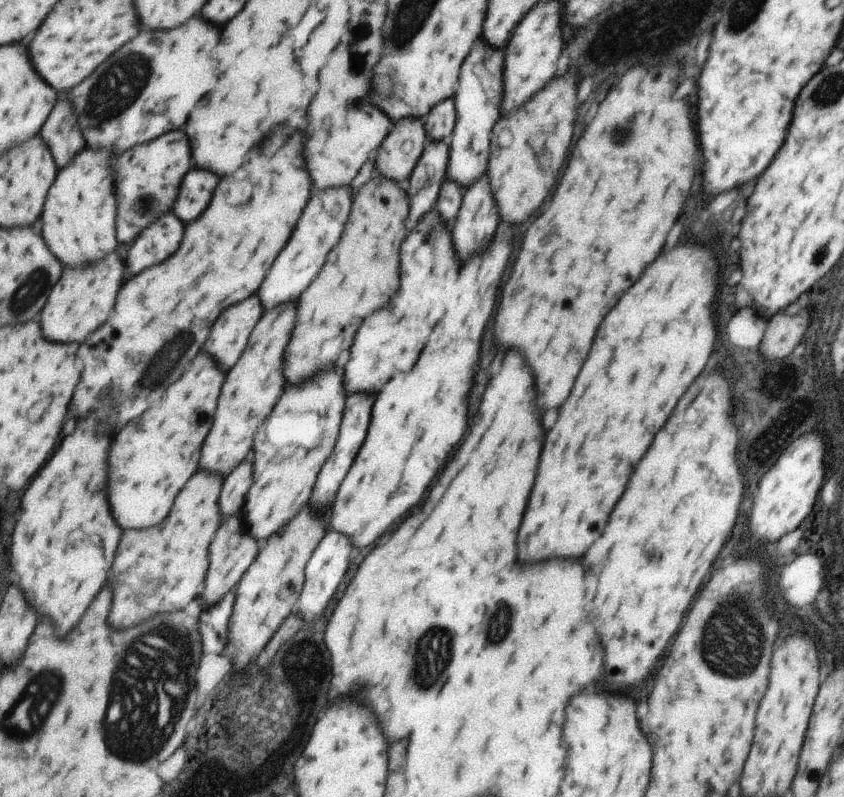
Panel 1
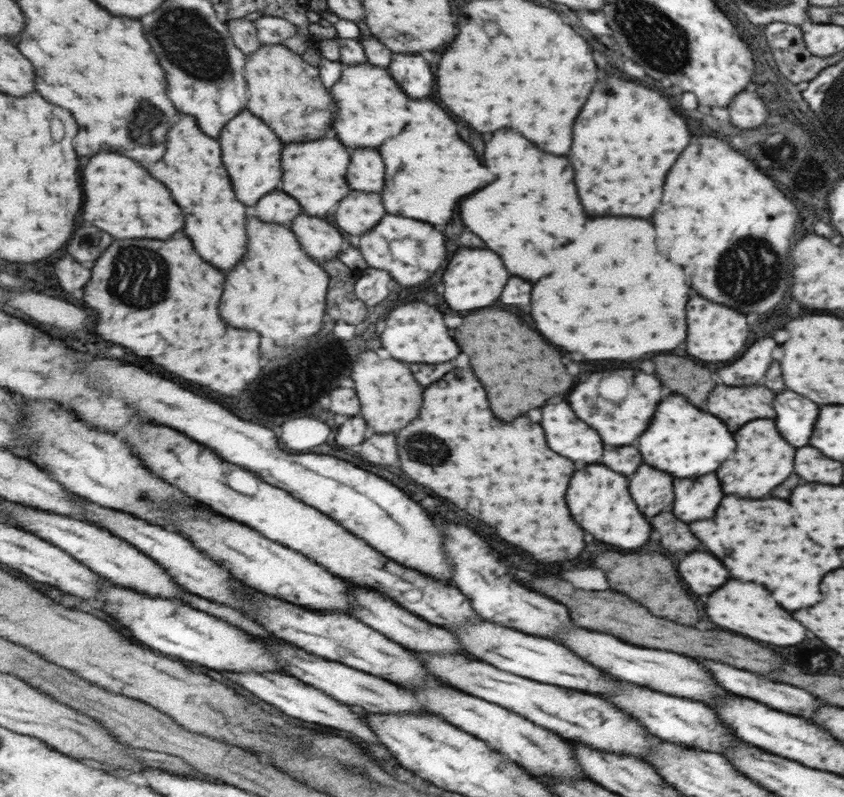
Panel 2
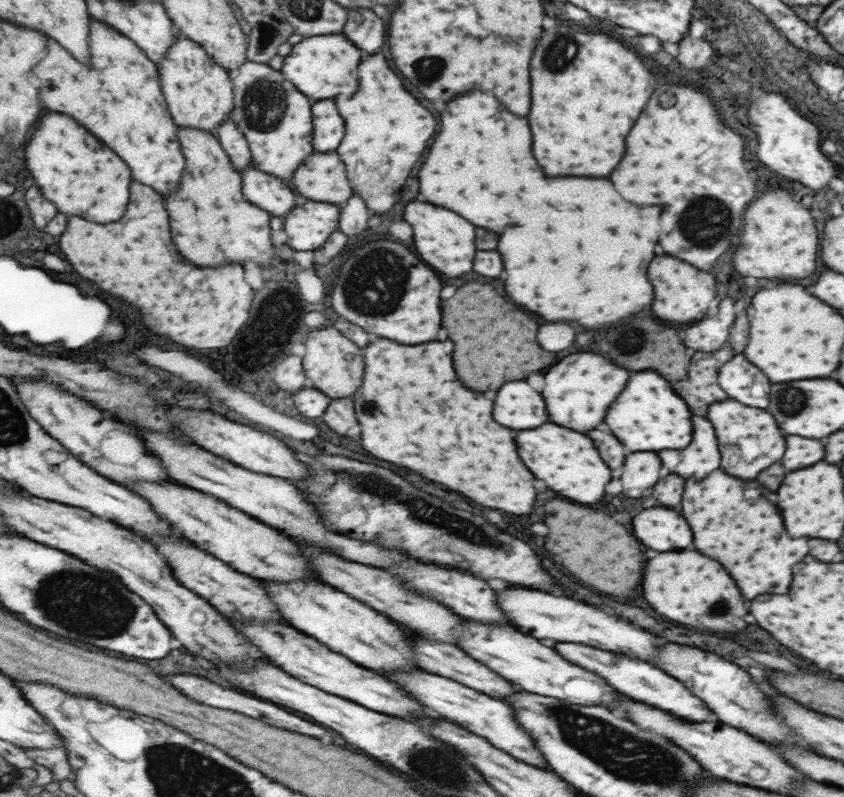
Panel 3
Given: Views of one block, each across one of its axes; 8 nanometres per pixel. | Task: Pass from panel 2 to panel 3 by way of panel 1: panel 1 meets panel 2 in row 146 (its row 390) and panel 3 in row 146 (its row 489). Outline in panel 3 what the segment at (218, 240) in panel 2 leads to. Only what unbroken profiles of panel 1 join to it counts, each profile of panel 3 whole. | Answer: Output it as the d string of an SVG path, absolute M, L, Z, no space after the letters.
M95 22L91 34L91 54L93 68L75 60L51 38L43 64L35 68L43 84L43 102L55 112L75 116L79 124L91 128L95 136L115 148L115 152L131 164L135 180L141 180L163 194L177 192L181 186L179 180L183 180L185 174L187 158L181 150L177 124L173 122L165 94L161 92L163 74L159 64L147 58L137 42L101 22Z

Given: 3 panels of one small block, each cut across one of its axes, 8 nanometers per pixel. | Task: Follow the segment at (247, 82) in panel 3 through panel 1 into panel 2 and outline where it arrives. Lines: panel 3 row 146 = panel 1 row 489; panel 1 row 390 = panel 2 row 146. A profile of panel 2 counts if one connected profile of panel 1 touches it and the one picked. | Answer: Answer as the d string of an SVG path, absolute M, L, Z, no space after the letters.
M319 138L311 142L287 144L287 148L283 148L283 190L297 198L303 210L311 216L333 214L339 202L351 192L347 184L349 164L349 150L337 138Z

